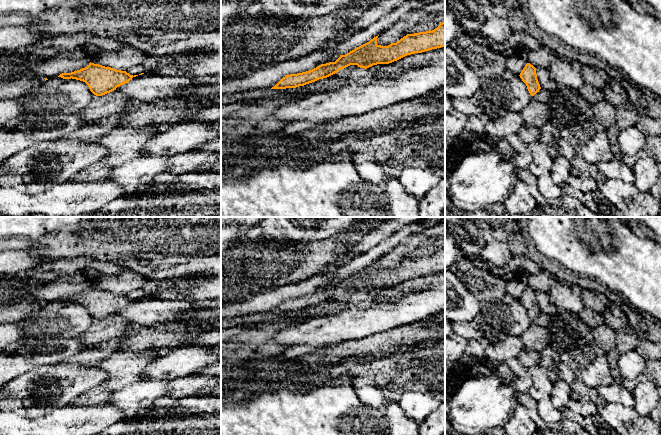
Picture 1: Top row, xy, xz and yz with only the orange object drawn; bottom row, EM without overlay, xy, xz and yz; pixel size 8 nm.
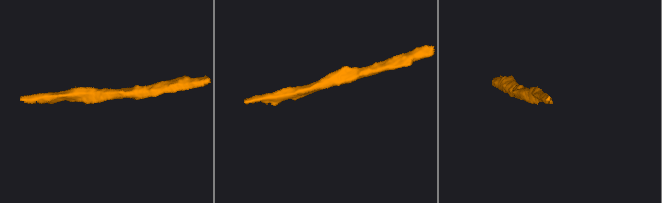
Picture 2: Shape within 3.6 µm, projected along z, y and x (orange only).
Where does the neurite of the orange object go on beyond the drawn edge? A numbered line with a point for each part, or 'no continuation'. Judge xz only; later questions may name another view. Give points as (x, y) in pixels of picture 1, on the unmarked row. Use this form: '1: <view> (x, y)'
no continuation

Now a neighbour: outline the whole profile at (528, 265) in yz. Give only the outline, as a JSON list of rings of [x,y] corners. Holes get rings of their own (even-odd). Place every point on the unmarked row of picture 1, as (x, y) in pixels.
[[[514,256],[510,269],[514,275],[522,272],[538,274],[542,270],[536,262],[524,256]]]

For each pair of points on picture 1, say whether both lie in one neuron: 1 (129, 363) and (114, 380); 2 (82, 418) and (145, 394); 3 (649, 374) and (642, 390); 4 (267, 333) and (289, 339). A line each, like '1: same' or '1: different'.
1: same
2: different
3: different
4: different

